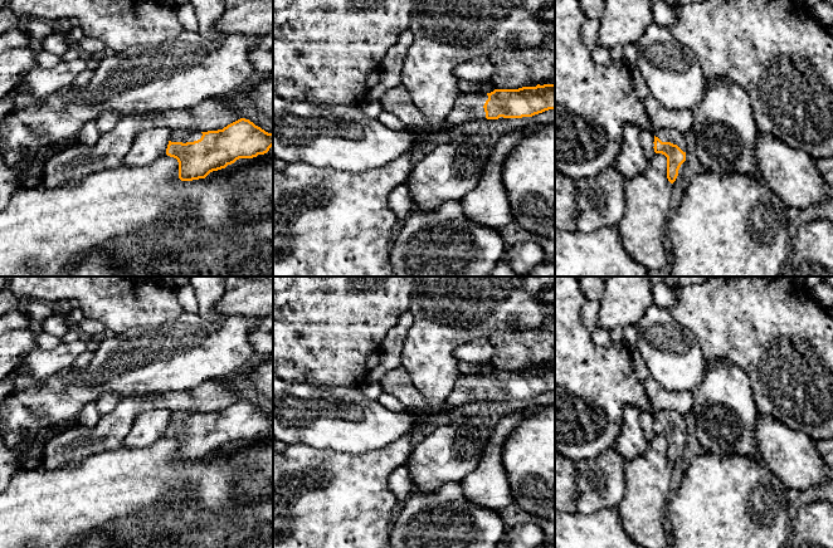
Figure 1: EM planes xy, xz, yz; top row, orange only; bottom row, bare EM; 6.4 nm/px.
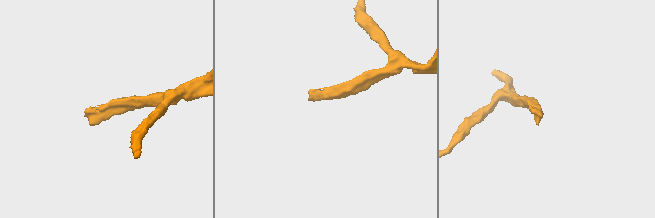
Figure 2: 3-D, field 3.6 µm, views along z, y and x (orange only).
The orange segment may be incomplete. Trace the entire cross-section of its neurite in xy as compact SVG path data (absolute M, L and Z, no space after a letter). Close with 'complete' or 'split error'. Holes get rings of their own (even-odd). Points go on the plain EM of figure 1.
M240 400L218 412L174 411L165 436L177 441L181 463L193 463L205 460L239 440L264 436L272 427L273 415Z; split error

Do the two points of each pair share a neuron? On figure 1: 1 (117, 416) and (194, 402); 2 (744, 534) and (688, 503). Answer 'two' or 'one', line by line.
1: one
2: one

